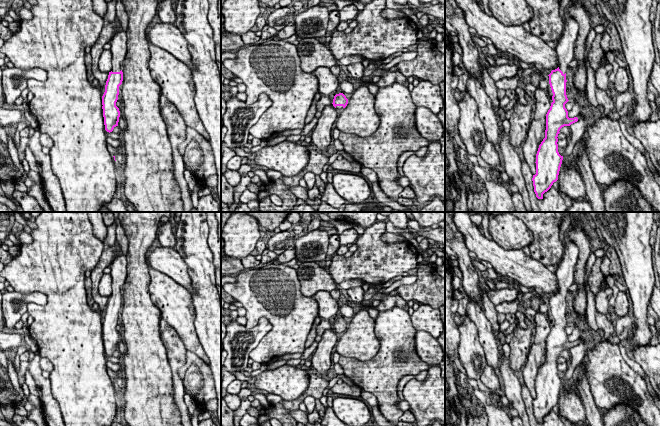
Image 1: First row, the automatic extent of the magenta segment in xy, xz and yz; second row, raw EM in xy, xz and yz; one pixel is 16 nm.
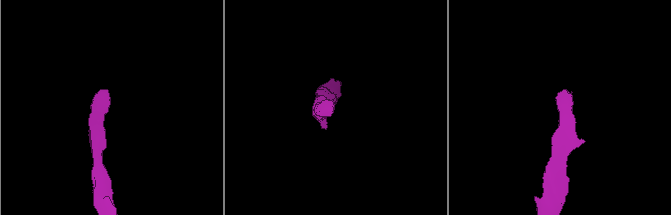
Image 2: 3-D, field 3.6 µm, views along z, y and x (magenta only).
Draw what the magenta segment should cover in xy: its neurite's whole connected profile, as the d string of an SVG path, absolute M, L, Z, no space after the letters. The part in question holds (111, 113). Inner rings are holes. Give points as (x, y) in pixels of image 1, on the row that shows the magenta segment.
M119 30L112 37L110 51L112 53L112 71L109 72L105 85L105 92L102 96L102 109L105 130L112 132L118 126L120 111L116 106L119 95L119 86L123 81L123 72L120 66L124 62L127 54L127 34L126 31Z

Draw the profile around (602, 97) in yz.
M595 86L595 96L599 106L604 107L604 113L608 115L609 112L615 109L615 100L611 98L607 92Z

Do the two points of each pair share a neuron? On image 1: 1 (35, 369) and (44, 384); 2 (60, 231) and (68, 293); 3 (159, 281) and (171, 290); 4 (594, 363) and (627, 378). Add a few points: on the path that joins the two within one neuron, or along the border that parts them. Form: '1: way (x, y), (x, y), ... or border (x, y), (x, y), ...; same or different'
1: way (36, 373), (40, 380); same
2: way (60, 246), (61, 278); same
3: way (162, 284), (168, 290); same
4: way (602, 365), (611, 374), (619, 376); same

